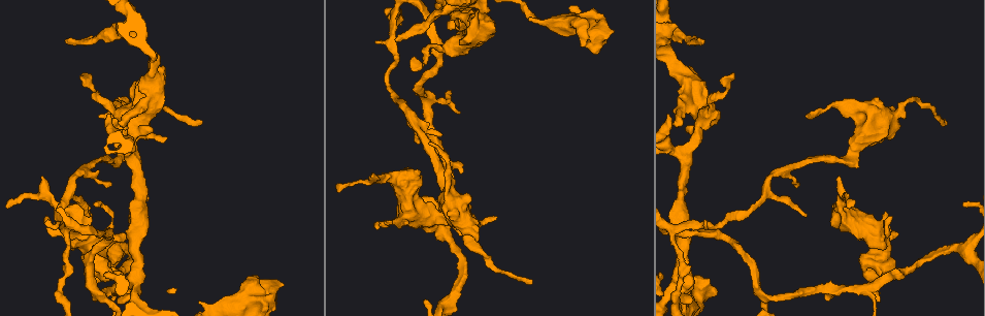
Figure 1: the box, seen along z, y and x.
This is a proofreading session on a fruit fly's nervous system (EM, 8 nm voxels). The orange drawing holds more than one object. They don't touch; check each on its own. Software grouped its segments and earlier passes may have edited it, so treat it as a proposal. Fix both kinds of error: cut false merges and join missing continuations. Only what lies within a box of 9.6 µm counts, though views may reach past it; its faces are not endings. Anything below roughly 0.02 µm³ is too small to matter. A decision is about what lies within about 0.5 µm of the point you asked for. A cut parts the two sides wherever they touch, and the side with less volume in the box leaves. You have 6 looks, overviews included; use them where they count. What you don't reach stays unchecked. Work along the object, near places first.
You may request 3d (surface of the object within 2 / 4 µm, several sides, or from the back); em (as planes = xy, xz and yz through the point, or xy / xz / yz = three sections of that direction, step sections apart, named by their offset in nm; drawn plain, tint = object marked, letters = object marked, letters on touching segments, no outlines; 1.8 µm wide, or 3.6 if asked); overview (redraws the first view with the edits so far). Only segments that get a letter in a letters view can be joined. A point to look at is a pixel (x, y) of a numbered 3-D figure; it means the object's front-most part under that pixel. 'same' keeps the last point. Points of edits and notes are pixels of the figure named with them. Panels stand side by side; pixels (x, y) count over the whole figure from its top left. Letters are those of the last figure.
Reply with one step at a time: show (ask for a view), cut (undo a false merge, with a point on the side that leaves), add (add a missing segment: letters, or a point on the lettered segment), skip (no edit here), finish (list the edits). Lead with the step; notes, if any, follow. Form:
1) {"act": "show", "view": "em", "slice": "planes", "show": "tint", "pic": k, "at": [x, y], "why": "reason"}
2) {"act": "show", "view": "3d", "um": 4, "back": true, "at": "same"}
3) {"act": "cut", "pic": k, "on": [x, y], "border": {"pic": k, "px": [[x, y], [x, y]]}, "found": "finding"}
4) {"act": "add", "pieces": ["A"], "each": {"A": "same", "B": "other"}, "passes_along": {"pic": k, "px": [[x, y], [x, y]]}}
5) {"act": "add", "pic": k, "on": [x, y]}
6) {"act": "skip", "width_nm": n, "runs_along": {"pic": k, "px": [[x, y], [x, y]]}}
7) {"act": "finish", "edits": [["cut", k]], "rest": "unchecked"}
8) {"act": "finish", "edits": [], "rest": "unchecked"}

{"act": "show", "view": "em", "slice": "xy", "step": 8, "show": "letters", "pic": 1, "at": [65, 40], "why": "branch stops here"}

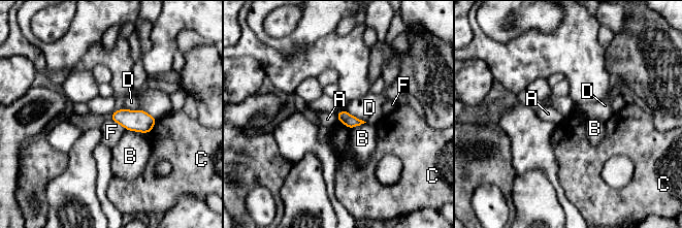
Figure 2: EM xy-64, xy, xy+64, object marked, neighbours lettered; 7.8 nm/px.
{"act": "skip", "width_nm": 100, "each": {"A": "other", "B": "other", "C": "other", "D": "other", "F": "other"}, "border": {"pic": 2, "px": [[157, 118], [154, 127], [149, 132]]}, "found": "no lettered segment goes on from it"}

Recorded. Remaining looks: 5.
{"act": "show", "view": "3d", "um": 4, "pic": 1, "at": [134, 118], "why": "small branch off a trunk"}

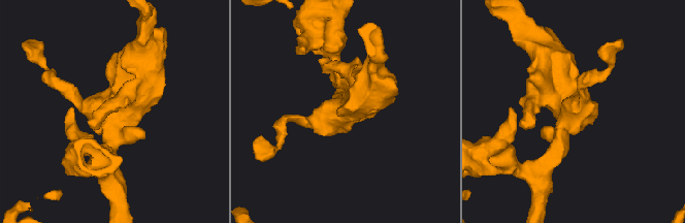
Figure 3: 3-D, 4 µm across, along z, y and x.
{"act": "show", "view": "em", "slice": "xy", "step": 16, "show": "letters", "pic": 3, "at": [111, 115]}

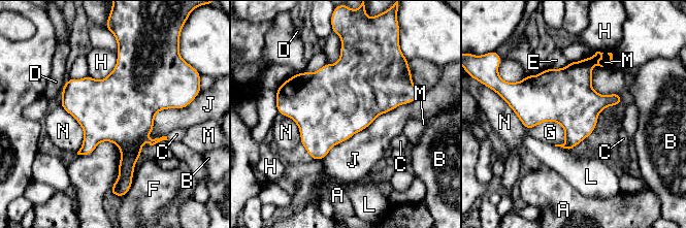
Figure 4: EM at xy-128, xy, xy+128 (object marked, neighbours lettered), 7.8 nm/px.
{"act": "skip", "width_nm": 380, "each": {"A": "other", "B": "other", "C": "other", "D": "other", "E": "other", "F": "other", "G": "other", "H": "other", "J": "other", "L": "other", "M": "other", "N": "other"}, "found": "all the same neuron"}

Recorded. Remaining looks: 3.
{"act": "show", "view": "3d", "um": 2, "back": true, "pic": 1, "at": [134, 287], "why": "a fork"}

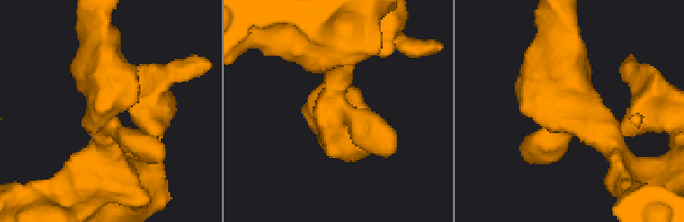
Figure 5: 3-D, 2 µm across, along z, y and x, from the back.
{"act": "show", "view": "em", "slice": "planes", "show": "tint", "pic": 5, "at": [333, 110]}

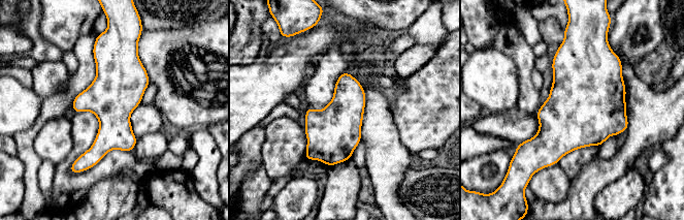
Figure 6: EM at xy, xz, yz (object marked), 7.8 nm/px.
{"act": "show", "view": "em", "slice": "planes", "show": "letters", "at": "same"}

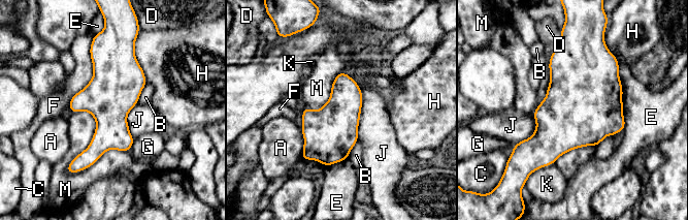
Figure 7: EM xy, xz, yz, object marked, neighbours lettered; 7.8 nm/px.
{"act": "skip", "longest_contact_nm": ["F", 550], "each": {"A": "other", "B": "other", "C": "other", "D": "other", "E": "other", "F": "other", "G": "other", "H": "other", "J": "other", "K": "other", "M": "other"}, "border": {"pic": 7, "px": [[87, 111], [93, 137], [66, 167]]}, "found": "continuous, no second neuron"}

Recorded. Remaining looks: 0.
{"act": "finish", "edits": [], "rest": "unchecked"}

